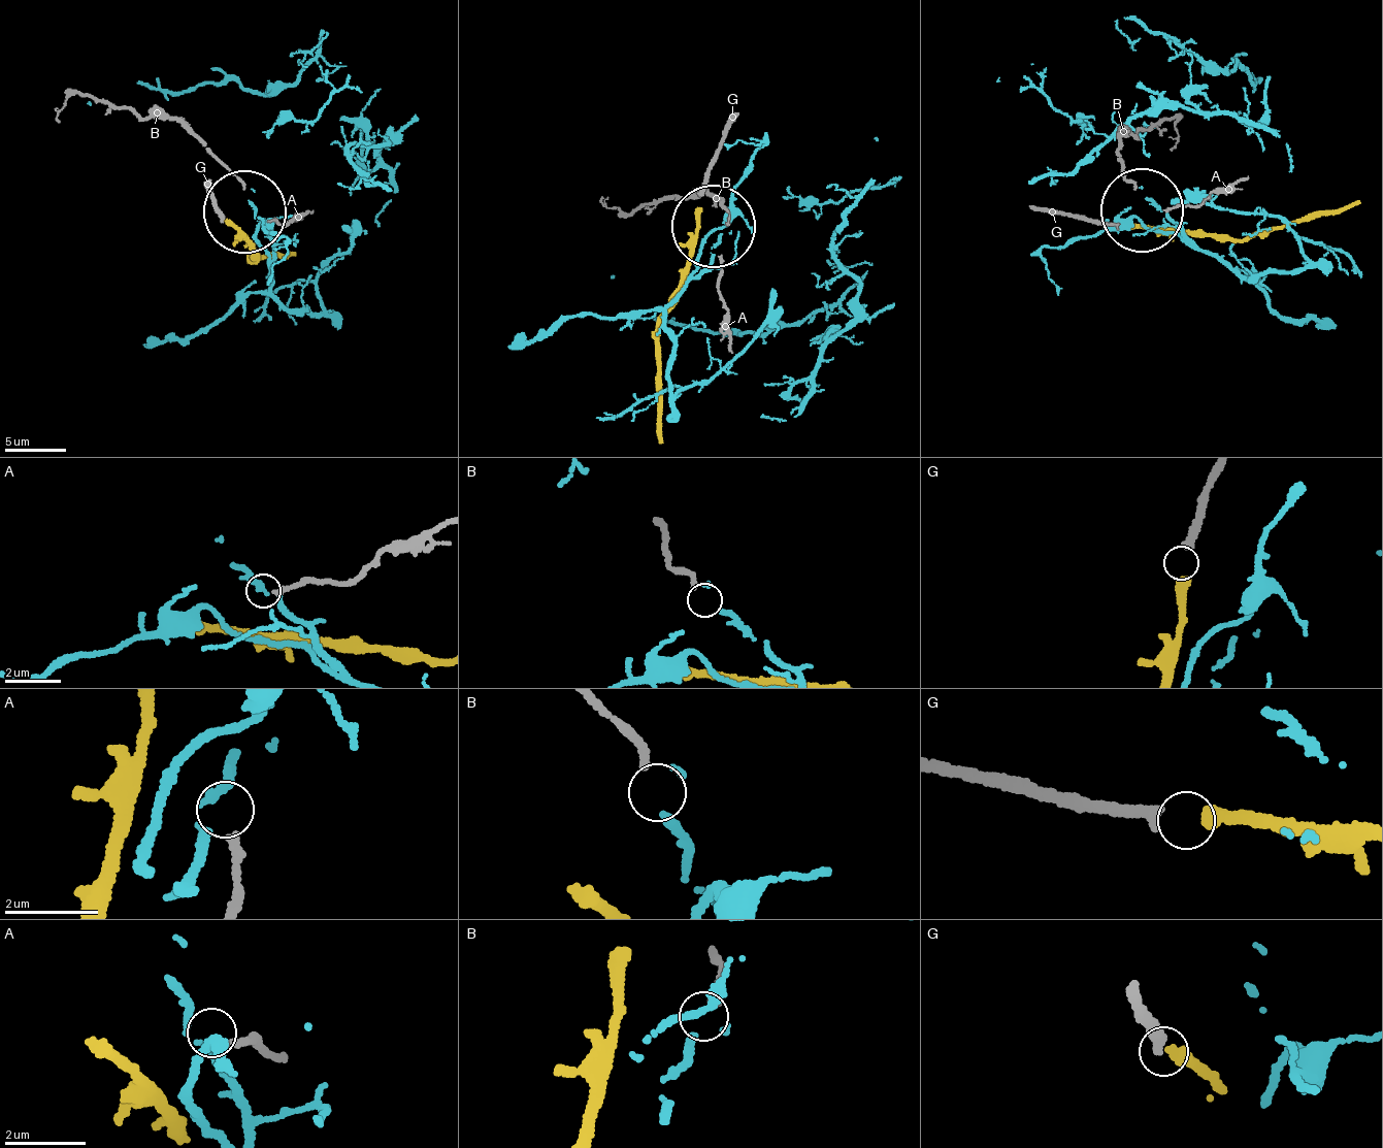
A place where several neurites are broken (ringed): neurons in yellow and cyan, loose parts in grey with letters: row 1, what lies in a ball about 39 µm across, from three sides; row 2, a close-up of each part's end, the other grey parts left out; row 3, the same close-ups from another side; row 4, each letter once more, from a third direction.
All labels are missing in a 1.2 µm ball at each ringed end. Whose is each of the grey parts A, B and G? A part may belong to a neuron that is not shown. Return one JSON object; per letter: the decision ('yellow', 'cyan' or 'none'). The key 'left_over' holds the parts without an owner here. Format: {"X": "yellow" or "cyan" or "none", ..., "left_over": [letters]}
{"A": "none", "B": "cyan", "G": "yellow", "left_over": ["A"]}

